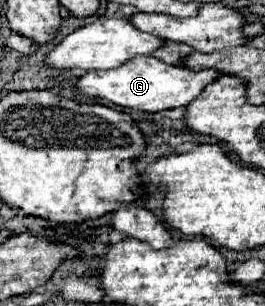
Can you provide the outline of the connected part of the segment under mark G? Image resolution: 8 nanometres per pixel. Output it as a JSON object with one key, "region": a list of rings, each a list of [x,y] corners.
{"region":[[[135,57],[127,63],[123,63],[117,69],[109,71],[89,71],[87,75],[77,79],[77,93],[83,97],[97,97],[107,99],[113,105],[139,109],[147,113],[157,113],[163,109],[175,109],[185,107],[191,103],[205,85],[219,79],[223,73],[215,69],[203,69],[203,71],[191,71],[187,67],[175,67],[167,65],[155,57]]]}

